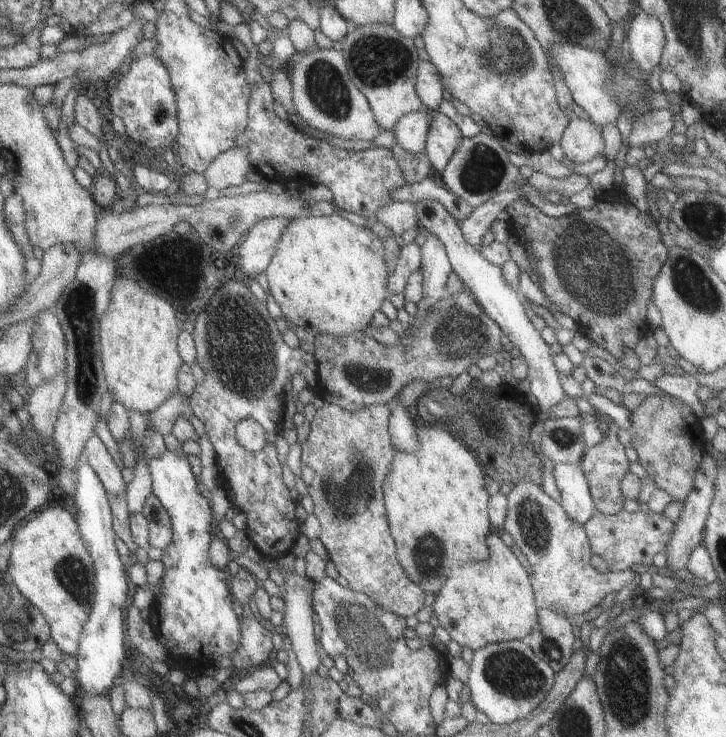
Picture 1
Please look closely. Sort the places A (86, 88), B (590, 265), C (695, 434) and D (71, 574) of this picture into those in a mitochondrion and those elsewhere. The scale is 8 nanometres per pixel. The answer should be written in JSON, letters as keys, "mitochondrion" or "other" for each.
{"A":"other","B":"mitochondrion","C":"other","D":"mitochondrion"}

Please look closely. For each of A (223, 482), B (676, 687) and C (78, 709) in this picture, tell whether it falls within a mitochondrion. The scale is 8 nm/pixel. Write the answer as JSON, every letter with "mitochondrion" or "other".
{"A":"other","B":"other","C":"other"}

